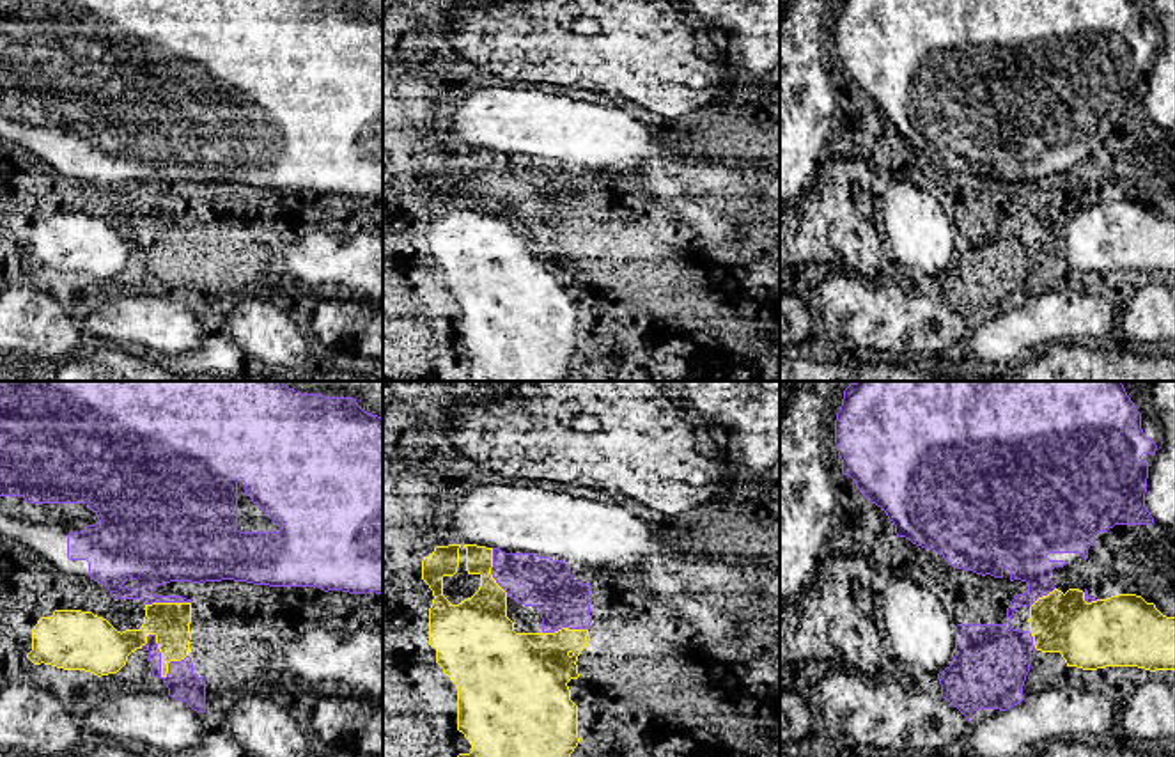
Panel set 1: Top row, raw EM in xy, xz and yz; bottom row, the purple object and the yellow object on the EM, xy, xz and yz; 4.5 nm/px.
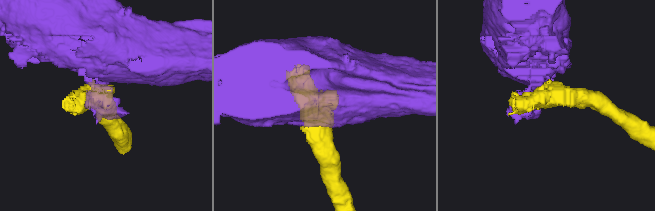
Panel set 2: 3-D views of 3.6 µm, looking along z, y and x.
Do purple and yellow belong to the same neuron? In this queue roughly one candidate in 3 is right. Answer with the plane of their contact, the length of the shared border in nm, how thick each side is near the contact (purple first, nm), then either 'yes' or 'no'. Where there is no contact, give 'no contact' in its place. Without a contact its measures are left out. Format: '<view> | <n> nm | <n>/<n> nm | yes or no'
xy | 220 nm | 150/220 nm | no

